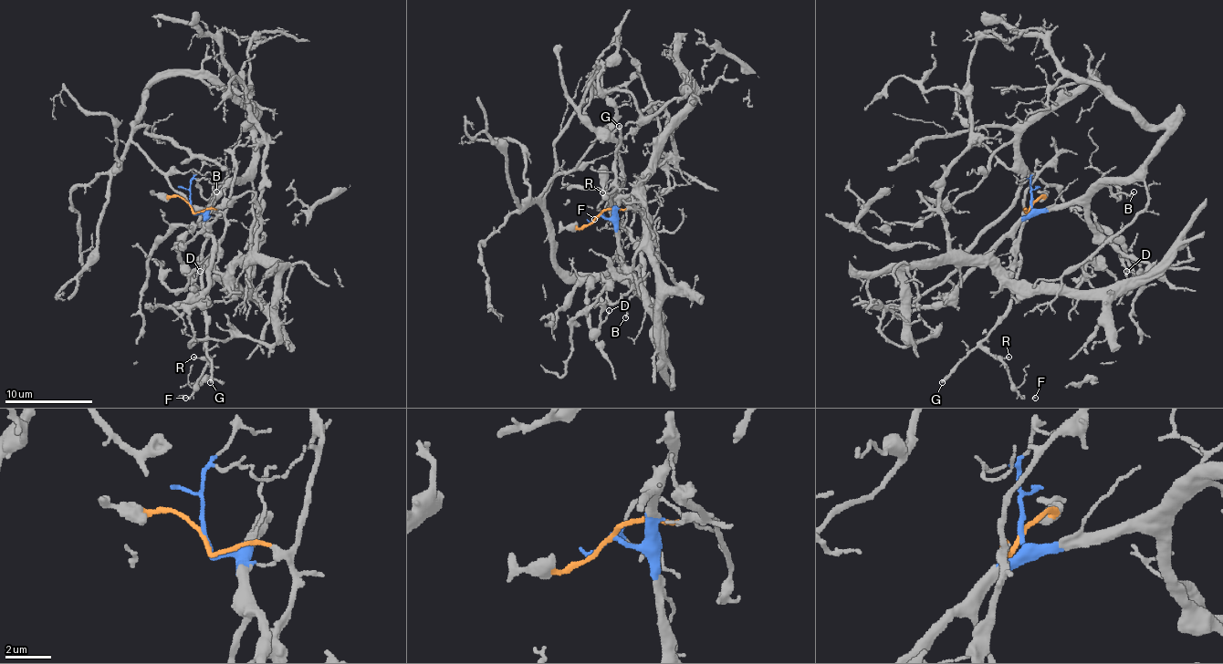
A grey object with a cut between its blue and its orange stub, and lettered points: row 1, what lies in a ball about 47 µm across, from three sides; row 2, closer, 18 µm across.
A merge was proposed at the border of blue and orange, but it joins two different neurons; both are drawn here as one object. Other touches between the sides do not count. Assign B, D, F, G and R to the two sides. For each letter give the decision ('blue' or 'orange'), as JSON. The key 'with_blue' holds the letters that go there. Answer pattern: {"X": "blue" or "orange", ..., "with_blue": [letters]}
{"B": "blue", "D": "blue", "F": "blue", "G": "blue", "R": "blue", "with_blue": ["B", "D", "F", "G", "R"]}

